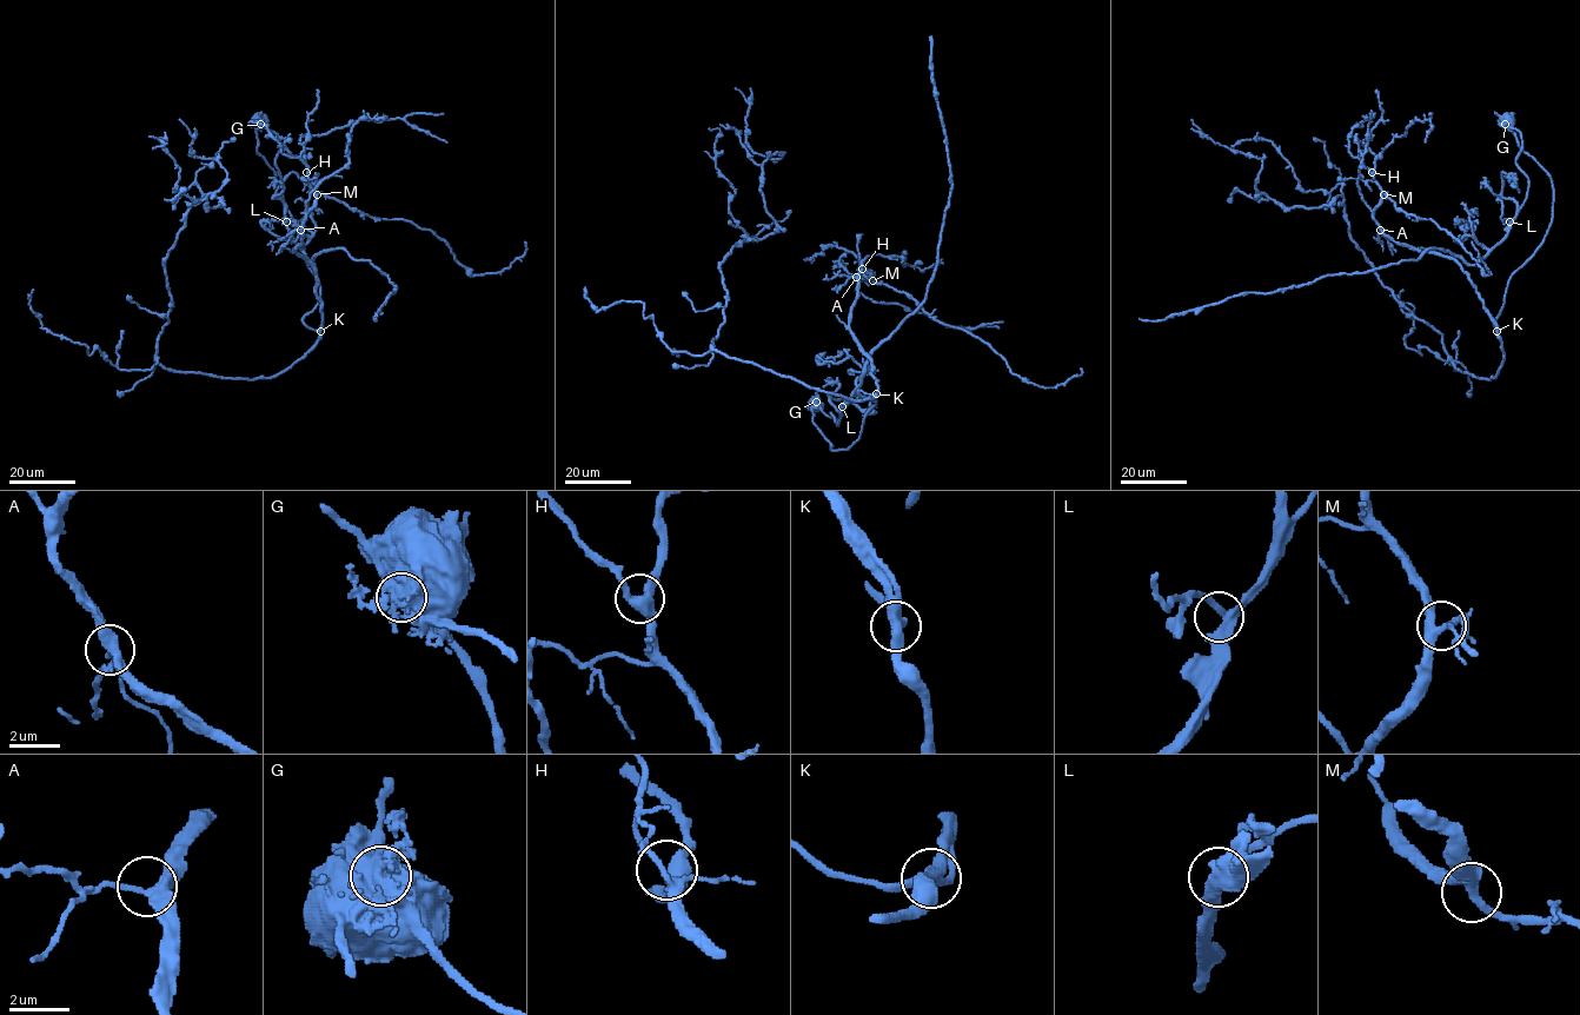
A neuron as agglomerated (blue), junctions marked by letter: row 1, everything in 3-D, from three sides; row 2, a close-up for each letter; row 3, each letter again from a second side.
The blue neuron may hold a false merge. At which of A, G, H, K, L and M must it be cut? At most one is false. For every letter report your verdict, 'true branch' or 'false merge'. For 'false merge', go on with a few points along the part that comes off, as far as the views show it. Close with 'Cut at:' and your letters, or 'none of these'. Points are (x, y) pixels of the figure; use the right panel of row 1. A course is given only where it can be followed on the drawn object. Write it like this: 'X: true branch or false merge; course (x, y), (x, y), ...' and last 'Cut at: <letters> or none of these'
A: true branch
G: false merge; course (1505, 124), (1521, 137), (1515, 165), (1527, 194), (1508, 232), (1475, 264), (1429, 249), (1416, 259), (1139, 318)
H: true branch
K: true branch
L: true branch
M: true branch
Cut at: G

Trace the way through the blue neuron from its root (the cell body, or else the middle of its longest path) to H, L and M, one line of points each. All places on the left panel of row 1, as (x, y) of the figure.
H: (260, 120), (257, 152), (319, 285), (303, 319), (318, 330), (317, 272), (293, 251), (316, 199), (306, 172)
L: (260, 120), (278, 136), (280, 143), (276, 166), (281, 179), (286, 221)
M: (260, 120), (257, 152), (319, 285), (303, 319), (314, 330), (317, 272), (293, 251), (317, 194)

